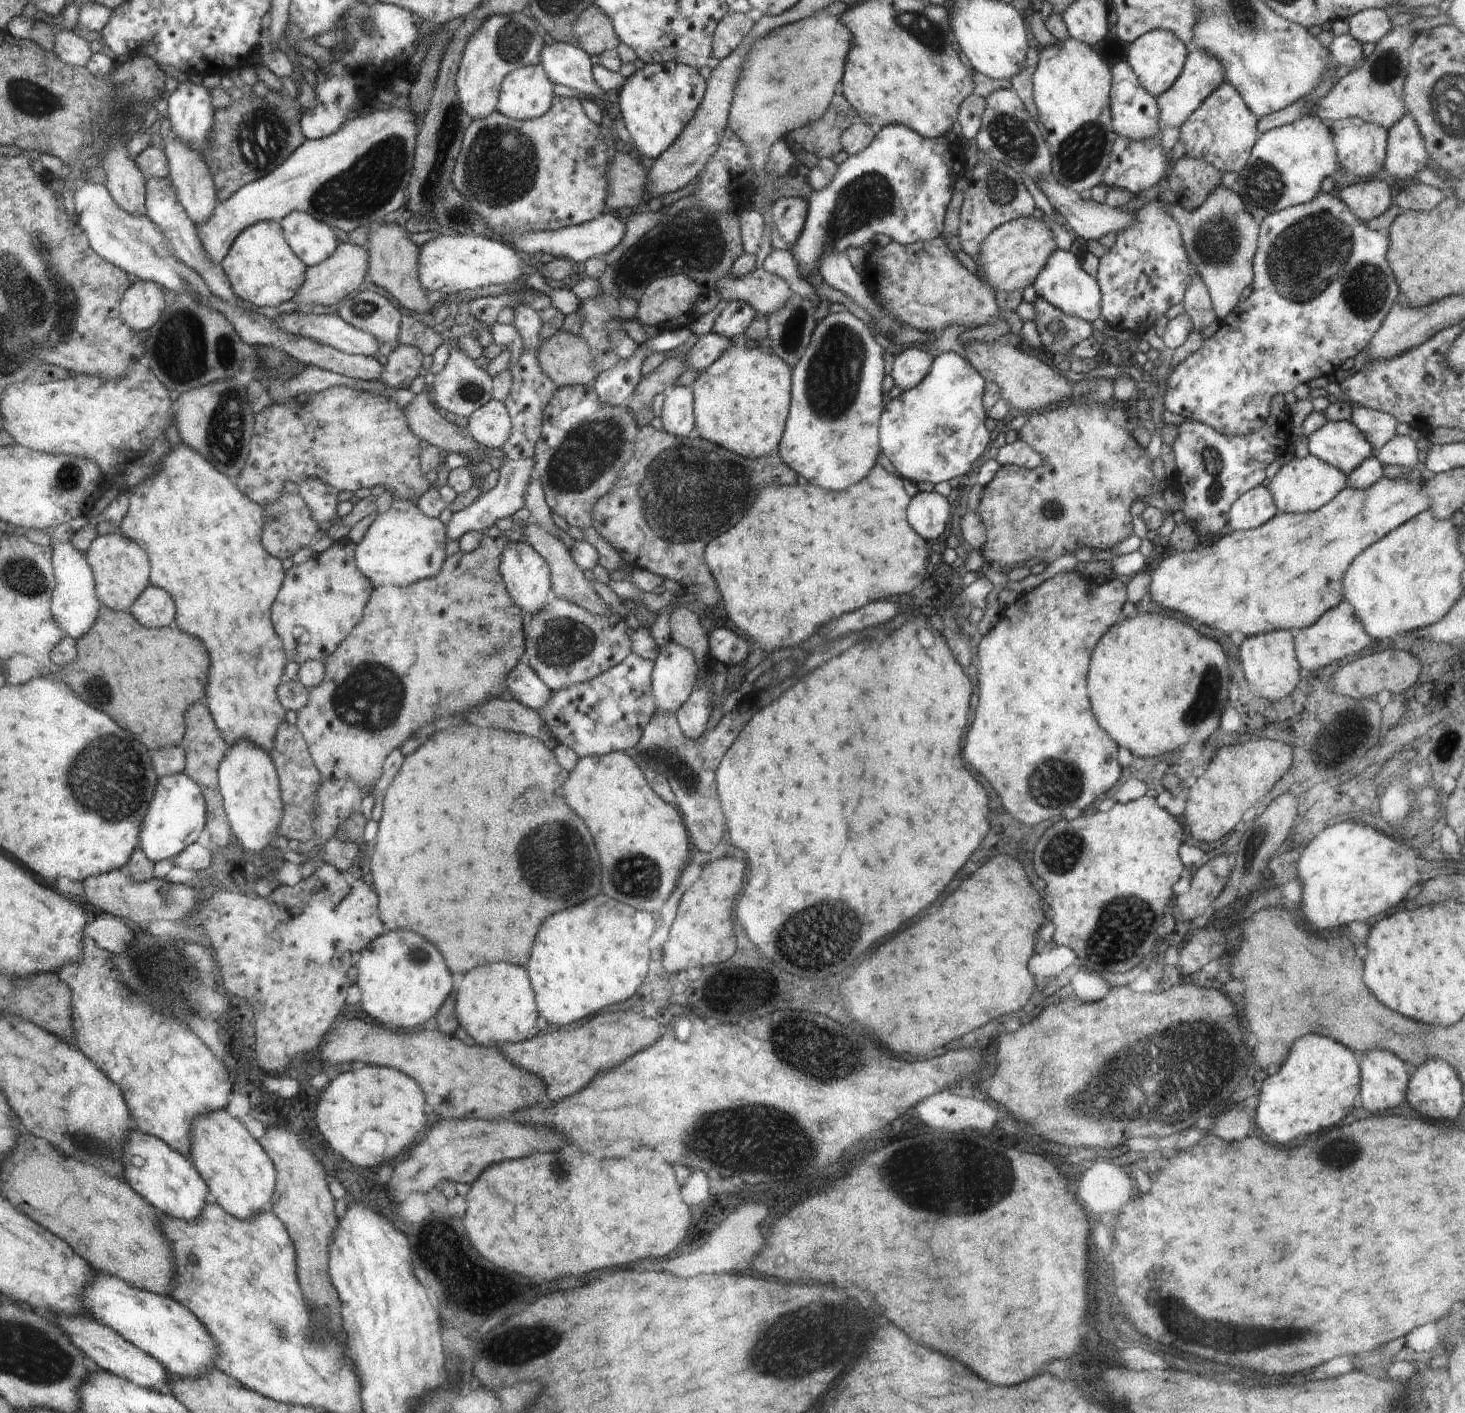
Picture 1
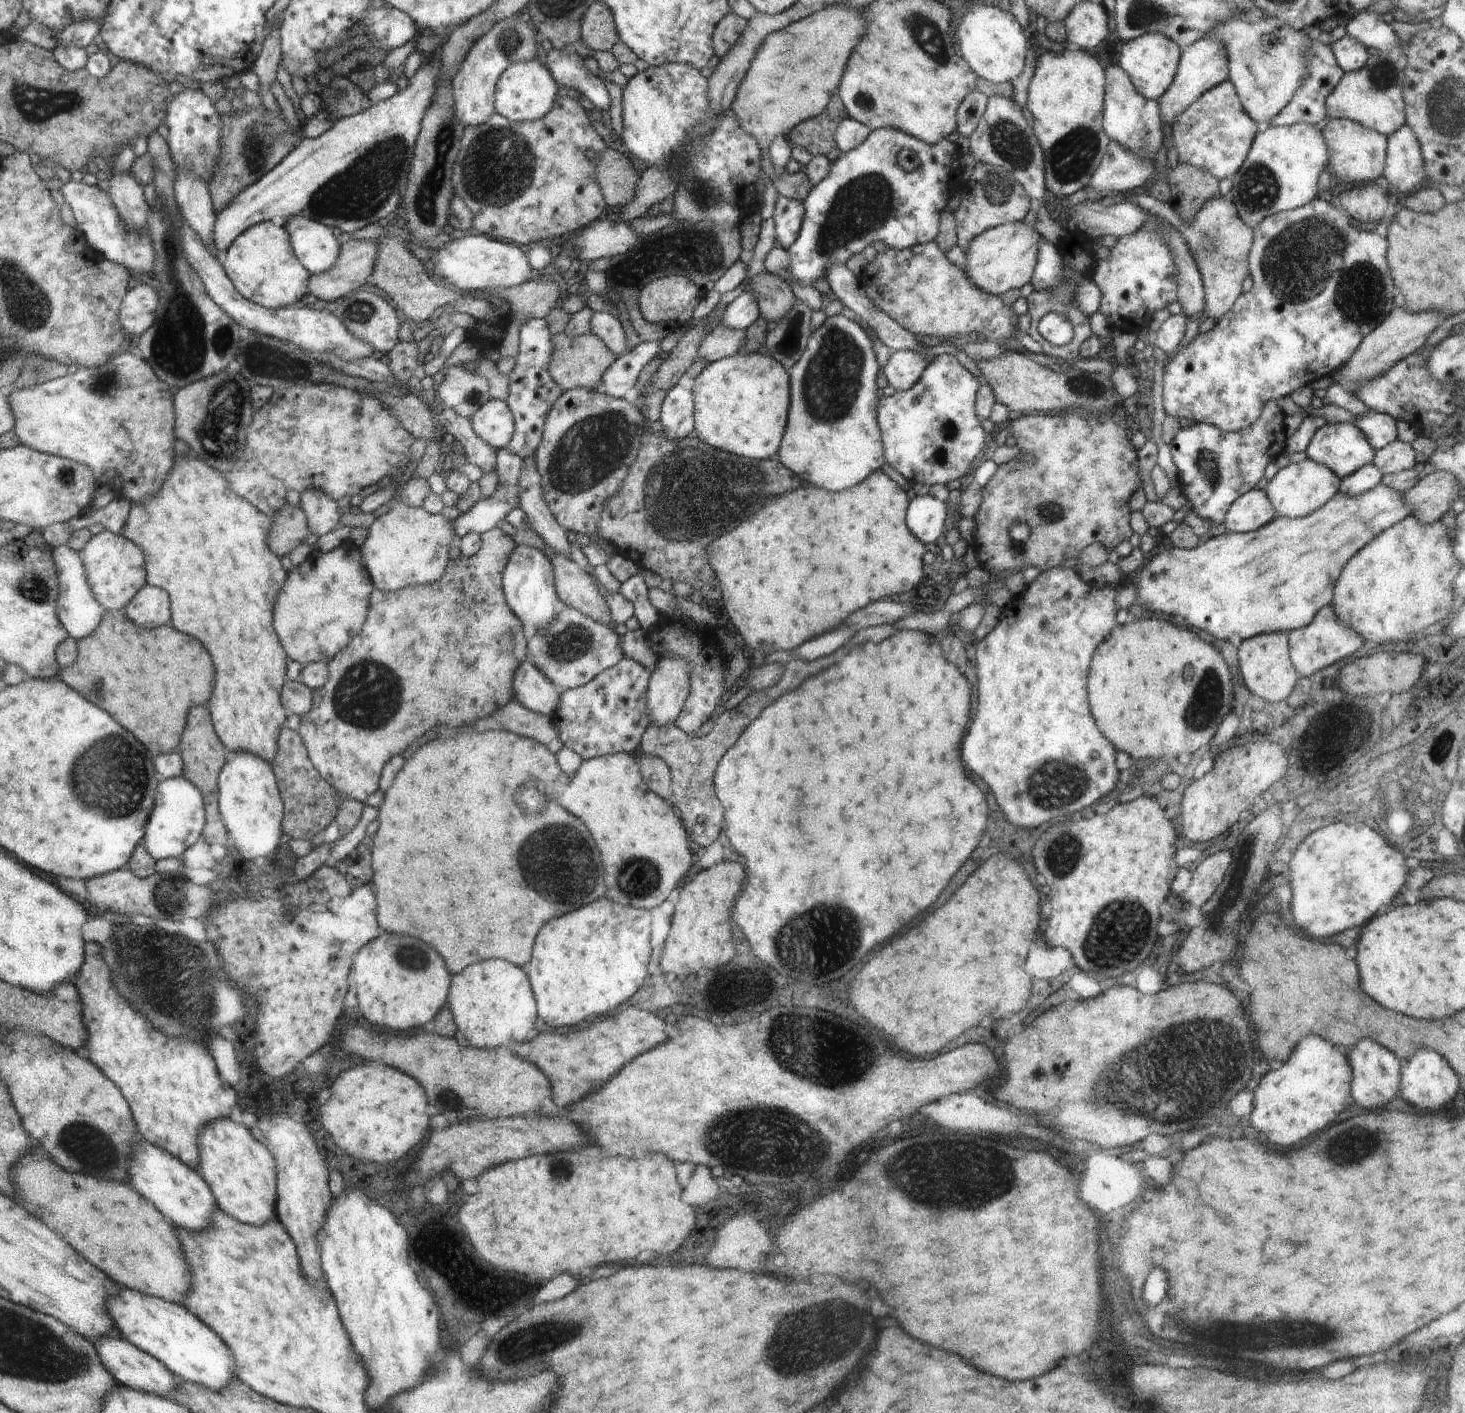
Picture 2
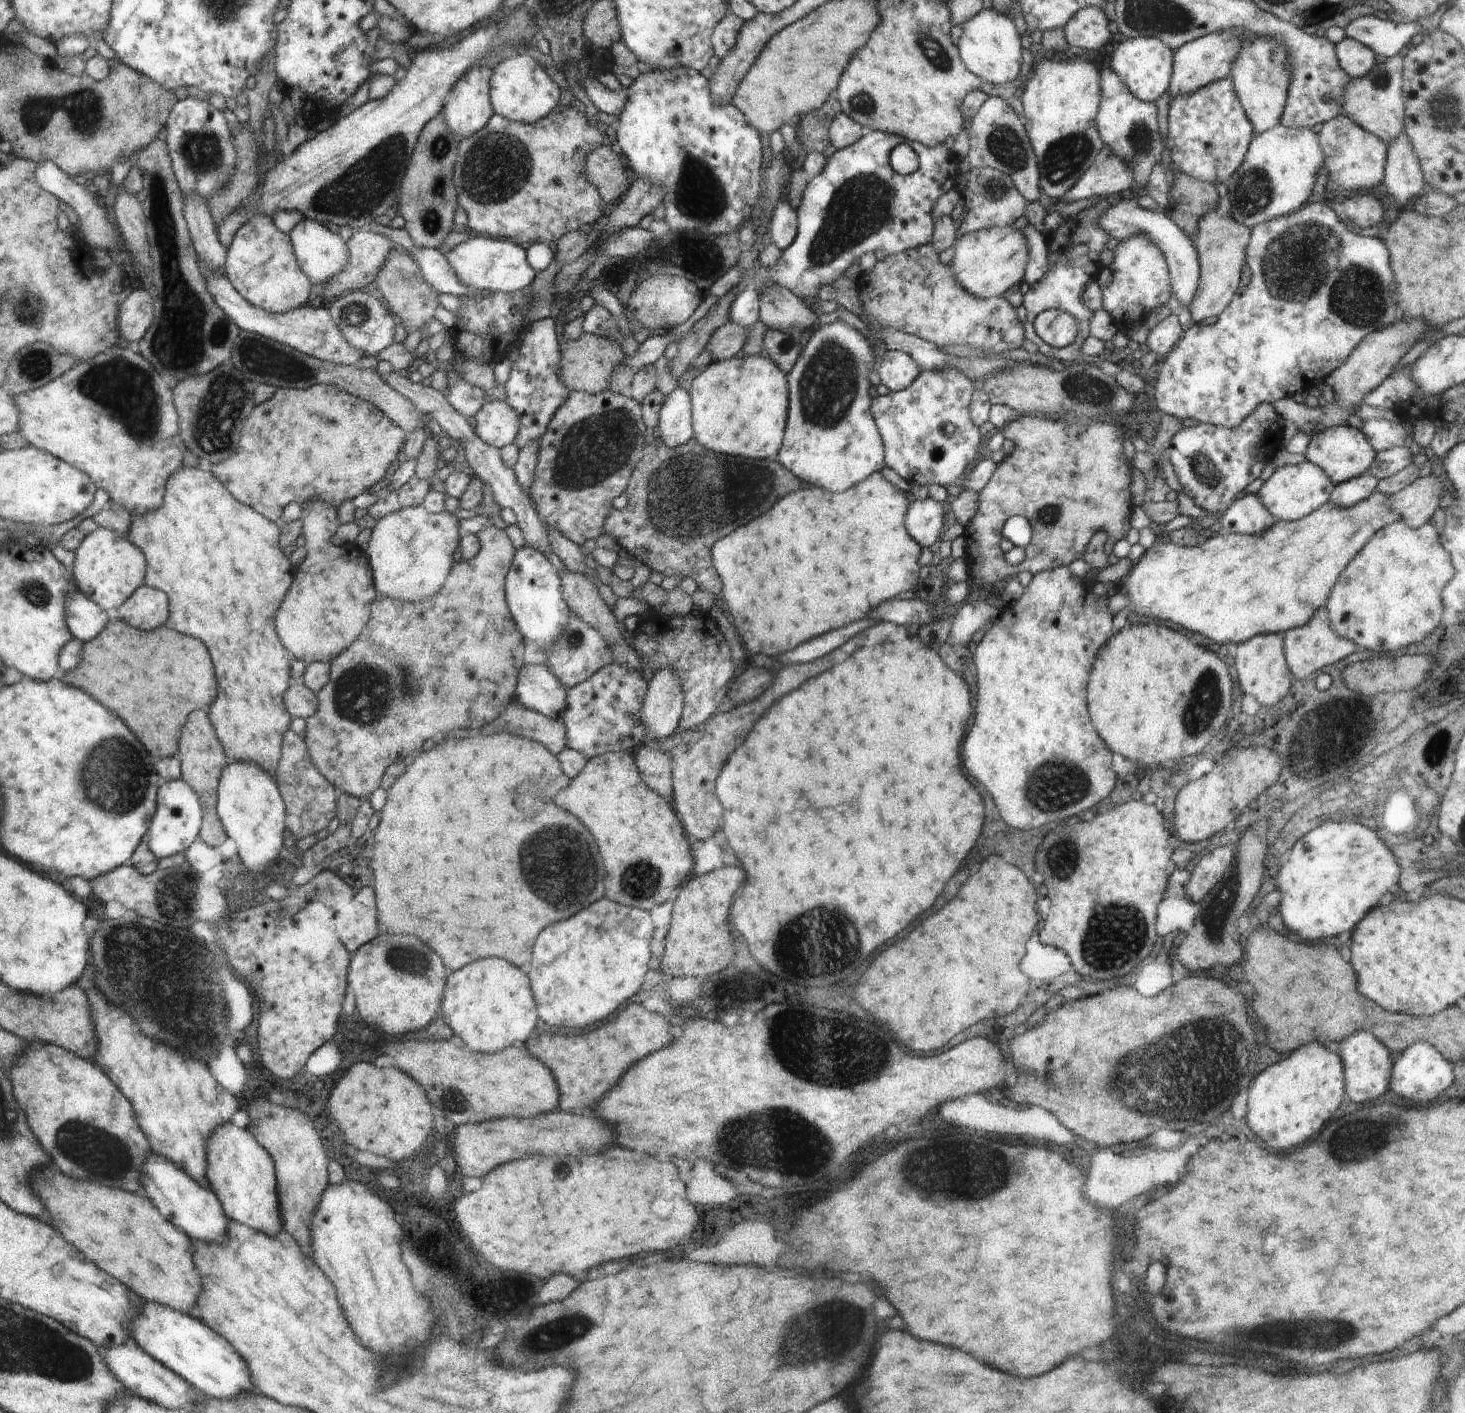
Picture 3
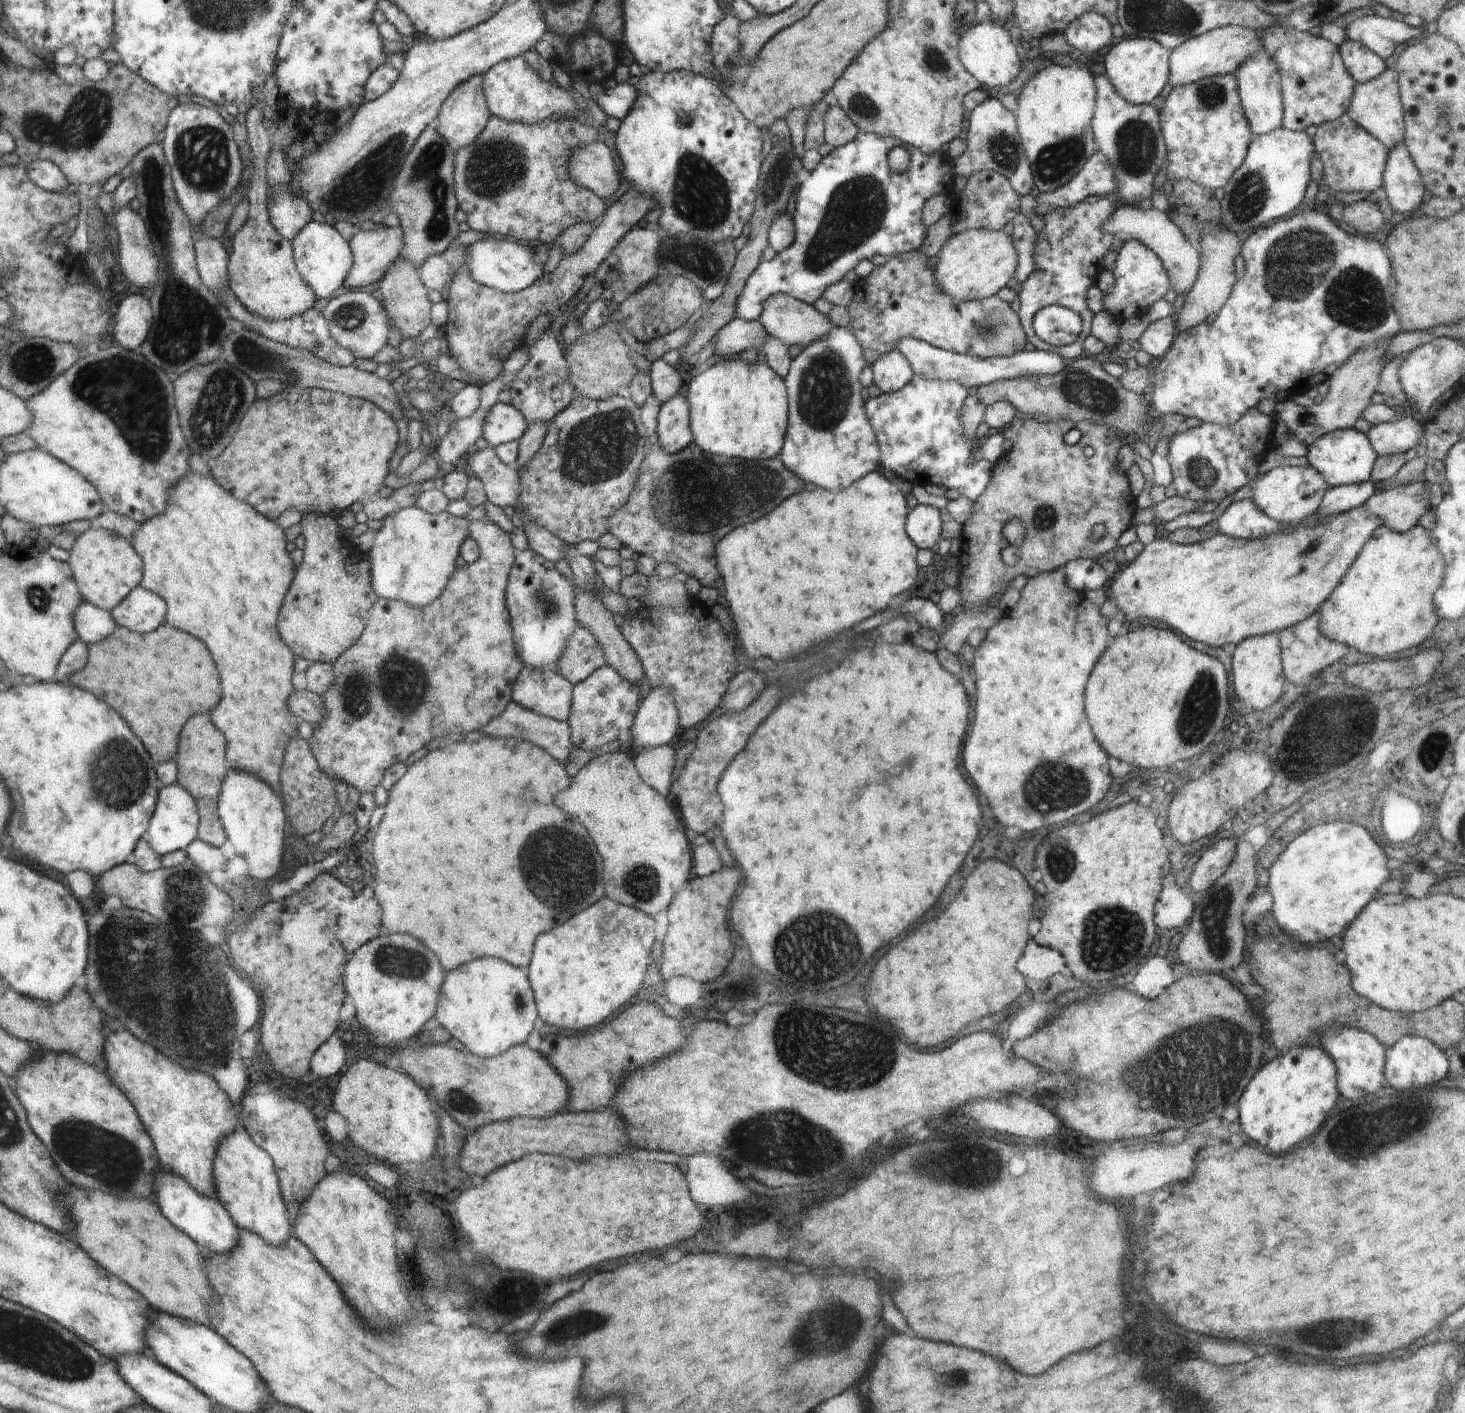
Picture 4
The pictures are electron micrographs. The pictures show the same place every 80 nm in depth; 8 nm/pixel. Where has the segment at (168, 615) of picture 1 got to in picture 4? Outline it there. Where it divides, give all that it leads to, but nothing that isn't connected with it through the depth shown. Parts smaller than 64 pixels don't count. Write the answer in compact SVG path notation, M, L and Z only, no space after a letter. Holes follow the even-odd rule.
M138 586L109 613L118 626L129 628L132 632L150 632L162 624L166 616L166 602L158 593Z

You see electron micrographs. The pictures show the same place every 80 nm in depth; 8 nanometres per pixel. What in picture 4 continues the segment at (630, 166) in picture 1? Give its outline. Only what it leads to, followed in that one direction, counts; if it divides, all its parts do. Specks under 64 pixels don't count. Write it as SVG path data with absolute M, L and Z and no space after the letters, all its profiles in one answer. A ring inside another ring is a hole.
M600 141L578 147L573 152L569 172L578 185L589 188L602 199L610 198L622 186L623 178L618 174L612 150Z

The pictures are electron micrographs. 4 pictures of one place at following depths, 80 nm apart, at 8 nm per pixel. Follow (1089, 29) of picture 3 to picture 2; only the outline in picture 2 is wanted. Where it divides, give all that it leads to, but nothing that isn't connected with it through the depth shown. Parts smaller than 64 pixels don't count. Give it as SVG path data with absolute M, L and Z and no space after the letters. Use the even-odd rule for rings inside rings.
M1086 1L1078 3L1063 20L1069 47L1083 51L1098 46L1108 38L1107 11L1103 4Z

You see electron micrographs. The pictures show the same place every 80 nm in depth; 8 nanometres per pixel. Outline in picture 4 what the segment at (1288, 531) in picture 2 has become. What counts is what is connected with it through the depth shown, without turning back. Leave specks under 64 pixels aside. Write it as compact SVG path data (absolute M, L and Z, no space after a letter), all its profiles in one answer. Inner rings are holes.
M1360 505L1325 519L1312 515L1289 525L1286 531L1261 539L1244 540L1222 533L1191 545L1154 539L1131 563L1126 563L1116 578L1111 578L1107 585L1108 596L1130 620L1160 620L1172 630L1188 634L1192 640L1206 642L1210 646L1237 645L1256 635L1279 633L1319 611L1321 604L1341 583L1364 544L1384 524L1382 517L1371 515L1364 505Z

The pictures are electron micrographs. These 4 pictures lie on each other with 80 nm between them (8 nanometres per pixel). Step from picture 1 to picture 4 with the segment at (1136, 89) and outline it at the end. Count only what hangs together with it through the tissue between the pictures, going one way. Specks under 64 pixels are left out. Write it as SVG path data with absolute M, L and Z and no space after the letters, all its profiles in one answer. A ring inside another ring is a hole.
M1106 74L1097 76L1095 85L1097 95L1092 130L1099 146L1098 151L1110 161L1124 202L1128 205L1139 204L1144 198L1151 198L1155 189L1154 176L1158 174L1168 154L1159 112L1153 104L1137 105L1123 99Z

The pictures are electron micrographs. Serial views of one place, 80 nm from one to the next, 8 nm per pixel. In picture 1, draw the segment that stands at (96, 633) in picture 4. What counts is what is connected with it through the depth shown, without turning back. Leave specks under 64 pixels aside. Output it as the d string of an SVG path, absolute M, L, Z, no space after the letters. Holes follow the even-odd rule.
M85 519L74 520L74 528L69 531L70 539L56 540L51 547L54 548L53 565L54 576L58 576L58 588L54 588L54 614L58 624L62 624L62 630L70 638L77 639L91 629L97 619L101 602L98 600L95 580L92 569L83 553L71 541L75 528L85 523Z

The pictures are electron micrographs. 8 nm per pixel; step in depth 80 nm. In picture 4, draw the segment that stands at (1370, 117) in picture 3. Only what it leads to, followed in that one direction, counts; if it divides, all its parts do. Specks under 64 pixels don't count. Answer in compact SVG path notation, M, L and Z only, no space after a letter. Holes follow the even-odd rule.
M1391 61L1385 71L1368 82L1356 83L1346 114L1390 150L1404 142L1405 120L1397 72Z

